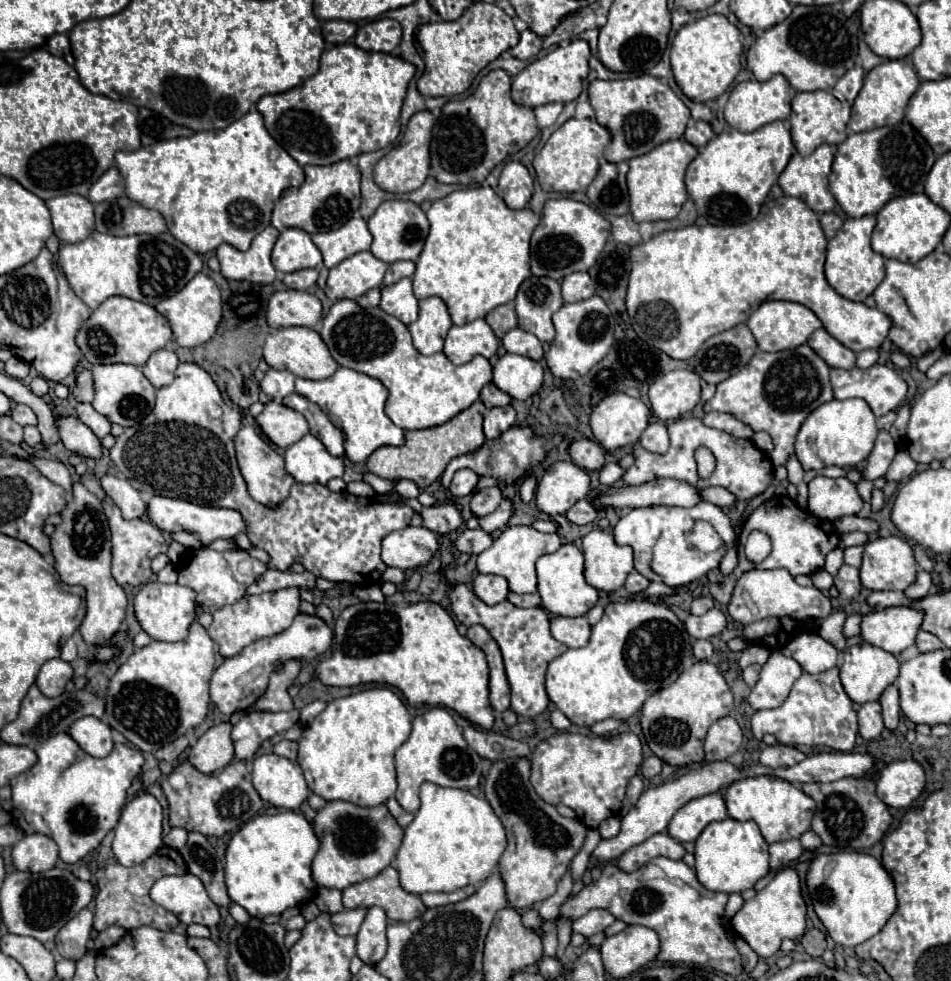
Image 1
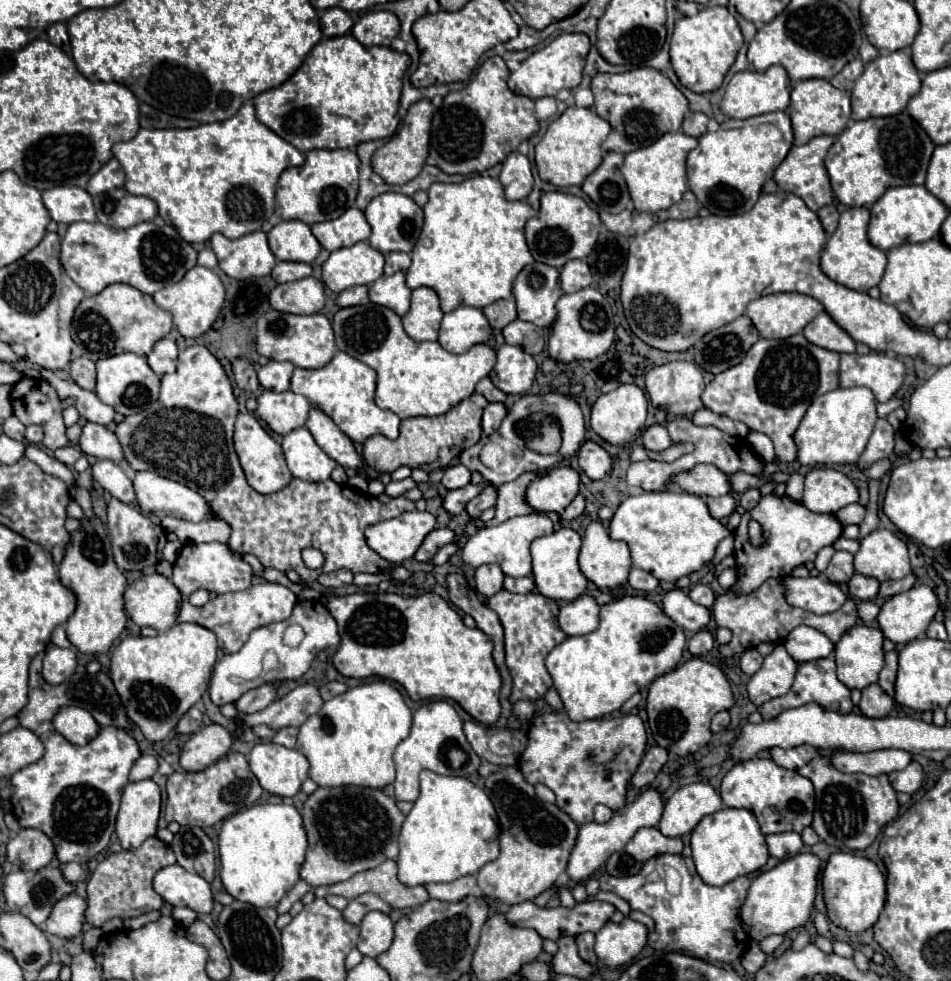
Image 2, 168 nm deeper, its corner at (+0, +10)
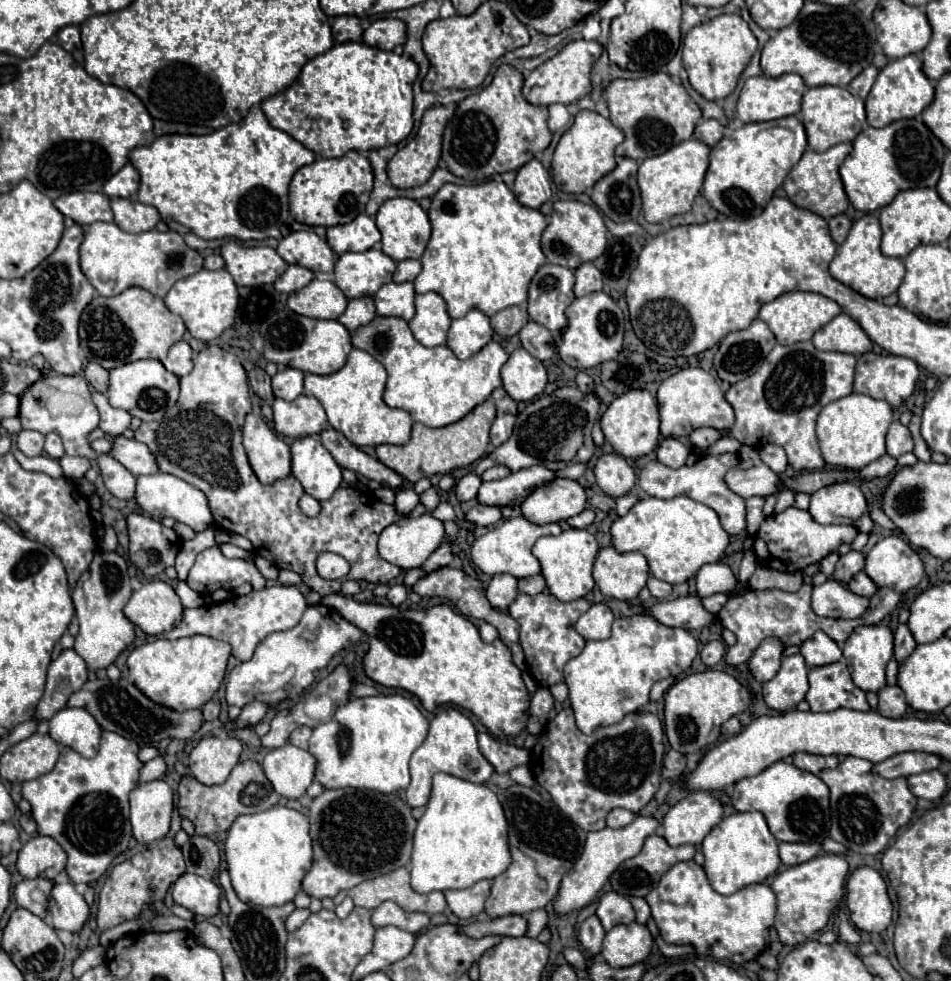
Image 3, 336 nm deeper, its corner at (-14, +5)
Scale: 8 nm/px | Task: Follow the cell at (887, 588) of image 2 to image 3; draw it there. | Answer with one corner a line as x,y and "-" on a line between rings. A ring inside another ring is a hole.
803,583
803,587
795,593
787,593
781,589
765,589
765,591
755,591
749,589
743,595
731,595
729,601
725,603
725,607
719,611
717,619
719,623
729,629
731,633
735,633
737,643
733,647
727,649
725,661
729,665
741,665
747,663
749,657
753,655
755,647
759,647
759,643
767,637
767,635
775,635
779,639
783,639
787,645
801,645
805,639
813,637
813,633
819,629
823,633
827,633
829,637
833,637
835,643
843,645
845,639
849,637
849,633
859,627
859,625
877,625
887,613
891,613
901,595
883,587
879,589
873,597
871,597
871,607
857,619
829,619
829,617
819,617
813,613
811,609
811,589
813,585

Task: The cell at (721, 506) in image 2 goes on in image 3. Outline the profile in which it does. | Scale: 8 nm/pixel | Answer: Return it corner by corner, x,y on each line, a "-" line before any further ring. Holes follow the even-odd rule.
731,453
705,455
695,465
683,465
679,469
671,469
659,461
649,461
647,465
643,465
637,483
645,493
649,493
651,497
657,497
657,499
673,499
677,495
687,495
699,503
709,505
711,509
717,511
723,529
729,535
739,535
746,528
745,501
733,491
729,491
729,487
725,483
725,473
731,467
735,467
735,463
737,463
737,455
731,455

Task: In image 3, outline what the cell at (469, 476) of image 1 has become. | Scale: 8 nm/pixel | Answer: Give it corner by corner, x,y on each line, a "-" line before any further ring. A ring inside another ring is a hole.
467,473
465,477
461,477
457,481
457,499
463,503
463,501
471,501
477,497
477,491
479,491
479,485
481,485
481,477
475,475
475,473

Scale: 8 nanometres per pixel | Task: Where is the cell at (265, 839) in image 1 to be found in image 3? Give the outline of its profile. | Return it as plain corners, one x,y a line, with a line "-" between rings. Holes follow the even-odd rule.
275,805
263,813
239,815
225,839
225,861
239,899
261,907
283,905
293,901
301,891
301,879
309,871
313,859
309,819
289,807

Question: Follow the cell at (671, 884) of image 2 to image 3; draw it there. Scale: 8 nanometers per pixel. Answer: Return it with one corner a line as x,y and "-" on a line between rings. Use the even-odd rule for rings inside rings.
685,861
671,867
671,871
667,871
667,875
663,875
663,879
659,881
659,887
651,891
645,899
651,907
651,915
661,931
661,937
673,945
693,945
699,955
733,959
733,963
743,965
755,959
769,943
769,929
773,927
775,917
775,893
765,883
753,883
733,895
719,895
709,885
703,867
699,867
695,861

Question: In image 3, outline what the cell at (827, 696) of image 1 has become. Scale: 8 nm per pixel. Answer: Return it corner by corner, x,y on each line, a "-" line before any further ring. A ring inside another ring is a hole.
845,661
811,669
807,703
813,713
835,711
839,707
869,711
865,693
851,681

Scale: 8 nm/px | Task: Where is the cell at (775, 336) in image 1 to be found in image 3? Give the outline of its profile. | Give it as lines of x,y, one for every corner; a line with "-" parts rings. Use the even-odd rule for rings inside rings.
791,291
791,293
779,295
771,303
765,303
759,311
759,319
763,319
769,325
769,329
773,331
773,335
777,337
781,345
791,345
799,341
809,341
817,329
821,329
839,313
841,313
841,307
825,295
807,293
807,291

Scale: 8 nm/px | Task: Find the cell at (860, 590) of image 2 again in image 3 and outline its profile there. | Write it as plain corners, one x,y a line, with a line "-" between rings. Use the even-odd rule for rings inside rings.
863,571
855,573
853,579
847,583
847,587
849,587
853,593
863,595
863,597
873,597
875,591
877,591
877,585
875,585

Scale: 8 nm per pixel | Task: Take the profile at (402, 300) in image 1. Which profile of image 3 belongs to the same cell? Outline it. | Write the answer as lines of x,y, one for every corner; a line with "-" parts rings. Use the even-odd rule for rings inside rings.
385,283
373,297
377,315
401,317
411,321
415,315
415,289
413,283

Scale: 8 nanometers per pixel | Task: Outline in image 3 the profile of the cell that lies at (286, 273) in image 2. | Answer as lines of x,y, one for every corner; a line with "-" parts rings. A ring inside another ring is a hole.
289,265
287,271
273,283
273,287
281,293
293,293
305,287
313,279
313,273
301,265

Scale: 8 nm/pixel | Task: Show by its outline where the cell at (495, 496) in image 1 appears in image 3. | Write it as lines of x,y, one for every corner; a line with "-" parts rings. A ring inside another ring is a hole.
475,505
465,513
465,521
477,525
477,527
493,527
501,521
501,511
499,507
489,507
489,505

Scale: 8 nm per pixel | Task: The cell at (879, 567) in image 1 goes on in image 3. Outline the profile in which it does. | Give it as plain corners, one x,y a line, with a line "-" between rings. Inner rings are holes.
887,535
867,553
865,573
877,587
891,587
897,593
905,593
923,579
923,561
901,537

